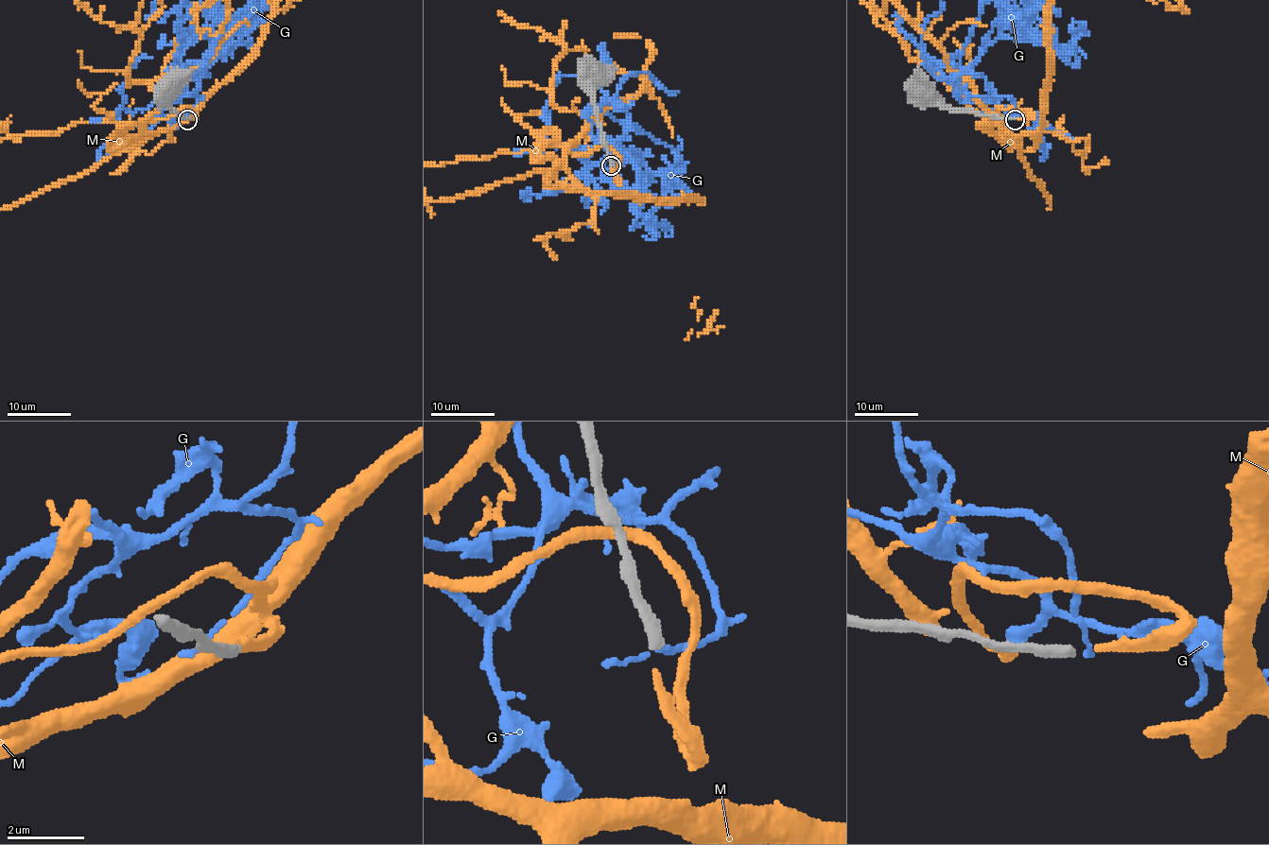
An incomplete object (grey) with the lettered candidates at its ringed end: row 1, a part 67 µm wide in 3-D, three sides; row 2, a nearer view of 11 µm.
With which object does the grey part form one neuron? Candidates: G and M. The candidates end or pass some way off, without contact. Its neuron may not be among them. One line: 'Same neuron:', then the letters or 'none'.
Same neuron: M

